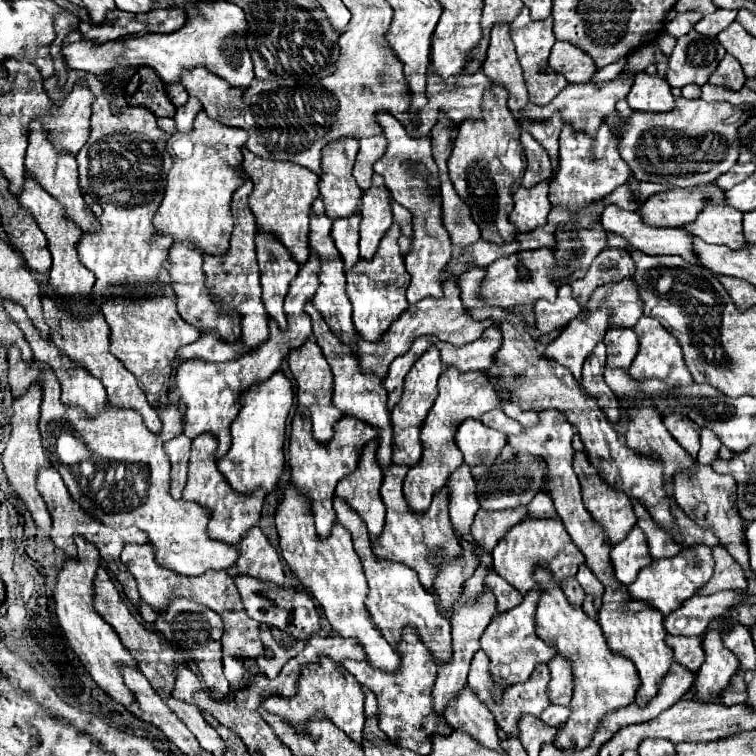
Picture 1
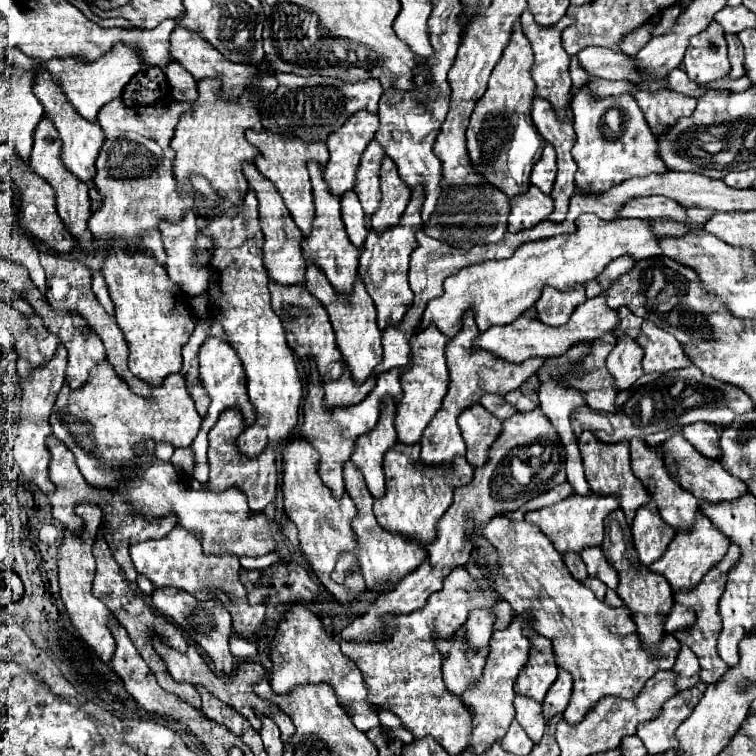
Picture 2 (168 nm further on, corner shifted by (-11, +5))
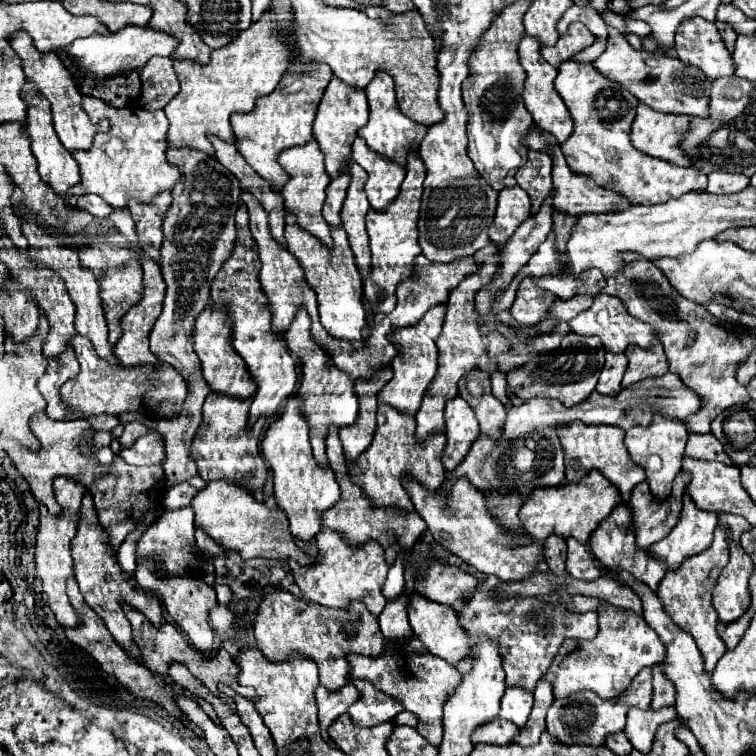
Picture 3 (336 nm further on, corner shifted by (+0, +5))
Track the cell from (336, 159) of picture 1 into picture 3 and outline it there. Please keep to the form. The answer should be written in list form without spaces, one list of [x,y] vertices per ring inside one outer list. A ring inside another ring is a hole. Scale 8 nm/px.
[[[333,77],[325,89],[321,101],[319,101],[317,117],[313,123],[313,137],[317,139],[317,143],[325,155],[325,171],[327,171],[329,179],[339,177],[343,173],[343,169],[347,167],[347,161],[351,157],[351,145],[357,137],[357,131],[367,121],[369,121],[369,107],[367,107],[365,91],[353,89]]]

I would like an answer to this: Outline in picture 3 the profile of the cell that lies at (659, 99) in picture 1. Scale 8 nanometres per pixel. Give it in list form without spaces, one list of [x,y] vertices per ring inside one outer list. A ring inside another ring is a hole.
[[[637,105],[637,117],[631,127],[631,143],[663,161],[689,167],[689,157],[679,149],[679,141],[687,131],[689,117],[673,115],[673,113],[657,113],[647,105]]]

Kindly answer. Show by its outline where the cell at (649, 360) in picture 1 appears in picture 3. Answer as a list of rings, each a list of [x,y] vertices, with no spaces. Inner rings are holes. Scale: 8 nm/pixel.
[[[653,339],[649,349],[629,345],[625,349],[625,355],[629,359],[629,367],[623,377],[623,387],[629,387],[631,383],[637,383],[645,377],[661,377],[669,371],[669,363],[665,359],[665,351],[659,339]]]

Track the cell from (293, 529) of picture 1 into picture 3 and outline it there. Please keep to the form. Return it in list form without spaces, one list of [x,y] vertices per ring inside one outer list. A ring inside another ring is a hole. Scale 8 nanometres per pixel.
[[[291,397],[281,417],[269,425],[261,441],[261,451],[267,463],[271,465],[273,481],[275,481],[275,501],[277,501],[277,507],[283,509],[289,519],[291,535],[295,539],[309,543],[323,527],[321,525],[323,513],[339,501],[341,493],[335,481],[335,473],[315,463],[311,455],[311,445],[309,445],[309,425],[297,407],[299,407],[297,397]]]

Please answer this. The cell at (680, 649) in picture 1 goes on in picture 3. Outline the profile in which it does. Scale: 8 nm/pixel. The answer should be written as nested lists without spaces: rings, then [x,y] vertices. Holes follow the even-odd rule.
[[[663,663],[653,665],[653,703],[651,707],[665,707],[665,705],[675,705],[675,685],[665,677],[663,673]]]

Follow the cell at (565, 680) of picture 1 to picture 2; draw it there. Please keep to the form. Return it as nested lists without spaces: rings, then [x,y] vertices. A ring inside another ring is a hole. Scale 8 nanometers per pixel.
[[[560,671],[558,673],[558,679],[552,683],[552,687],[548,689],[544,701],[542,701],[542,713],[544,713],[544,719],[546,723],[564,713],[568,701],[570,701],[570,695],[572,695],[572,677],[568,677],[568,673]]]

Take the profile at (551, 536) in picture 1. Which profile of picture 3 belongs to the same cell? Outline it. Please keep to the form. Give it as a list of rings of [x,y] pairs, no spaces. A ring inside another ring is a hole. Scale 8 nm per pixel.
[[[591,471],[589,477],[579,483],[567,483],[563,487],[543,487],[533,493],[519,511],[525,533],[537,541],[545,541],[549,535],[557,537],[575,537],[581,543],[587,543],[597,525],[621,503],[619,491],[597,471]]]

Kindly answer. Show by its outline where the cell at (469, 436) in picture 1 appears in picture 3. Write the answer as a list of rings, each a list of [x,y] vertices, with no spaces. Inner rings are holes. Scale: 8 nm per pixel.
[[[455,397],[445,405],[447,447],[443,453],[443,465],[447,471],[453,471],[465,459],[465,453],[471,449],[479,433],[479,423],[467,401]]]

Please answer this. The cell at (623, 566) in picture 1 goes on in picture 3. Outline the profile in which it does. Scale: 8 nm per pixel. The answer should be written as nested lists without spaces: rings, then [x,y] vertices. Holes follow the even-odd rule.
[[[679,473],[679,477],[675,479],[673,493],[665,501],[657,501],[655,497],[651,497],[647,481],[635,485],[629,509],[635,525],[637,547],[647,549],[649,545],[663,539],[677,525],[687,481],[689,477],[685,477],[685,473]]]

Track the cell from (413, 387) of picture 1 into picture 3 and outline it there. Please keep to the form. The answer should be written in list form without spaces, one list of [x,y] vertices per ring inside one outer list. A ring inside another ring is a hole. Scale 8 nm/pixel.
[[[433,307],[429,309],[421,321],[413,327],[405,327],[405,329],[397,329],[389,335],[389,341],[393,341],[395,349],[399,351],[397,357],[393,359],[393,379],[381,389],[381,395],[377,395],[379,403],[383,405],[391,405],[395,407],[399,413],[411,415],[415,417],[417,409],[421,407],[423,395],[429,387],[429,383],[433,381],[435,373],[437,373],[437,347],[435,341],[441,335],[441,325],[443,325],[443,317],[445,317],[445,307]]]

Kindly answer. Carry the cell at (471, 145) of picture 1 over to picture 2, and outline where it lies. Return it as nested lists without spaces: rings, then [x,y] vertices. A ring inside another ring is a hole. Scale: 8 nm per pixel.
[[[516,21],[512,27],[510,43],[496,63],[488,81],[488,89],[478,99],[466,131],[468,153],[474,169],[494,187],[504,191],[510,199],[530,187],[528,177],[534,165],[534,155],[540,147],[540,139],[530,117],[534,99],[534,79],[530,77],[530,67],[532,49],[520,29],[520,21]]]

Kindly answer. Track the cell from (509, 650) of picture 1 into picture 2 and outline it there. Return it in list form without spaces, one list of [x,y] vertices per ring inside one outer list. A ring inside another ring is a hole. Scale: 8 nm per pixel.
[[[516,615],[512,619],[512,623],[504,629],[504,631],[496,631],[492,635],[490,641],[490,655],[486,657],[486,665],[484,671],[478,679],[478,683],[470,689],[464,691],[464,705],[468,707],[470,715],[472,715],[472,739],[466,745],[466,749],[472,749],[472,753],[484,753],[484,749],[488,749],[492,743],[500,741],[504,737],[504,733],[508,731],[510,723],[514,721],[514,681],[520,673],[520,669],[526,665],[528,661],[528,653],[530,653],[530,641],[522,635],[524,625],[530,625],[530,617],[528,615]]]

